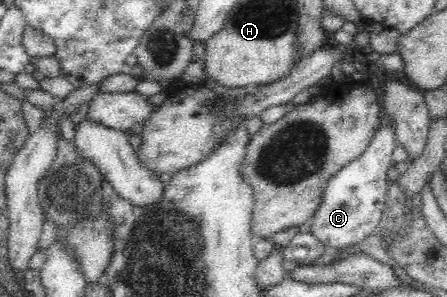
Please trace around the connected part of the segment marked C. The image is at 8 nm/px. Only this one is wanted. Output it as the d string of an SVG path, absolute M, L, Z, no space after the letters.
M390 120L372 137L367 149L357 159L347 163L325 186L321 203L309 220L311 234L323 245L333 249L347 248L375 234L385 207L389 167L396 146L395 130Z

